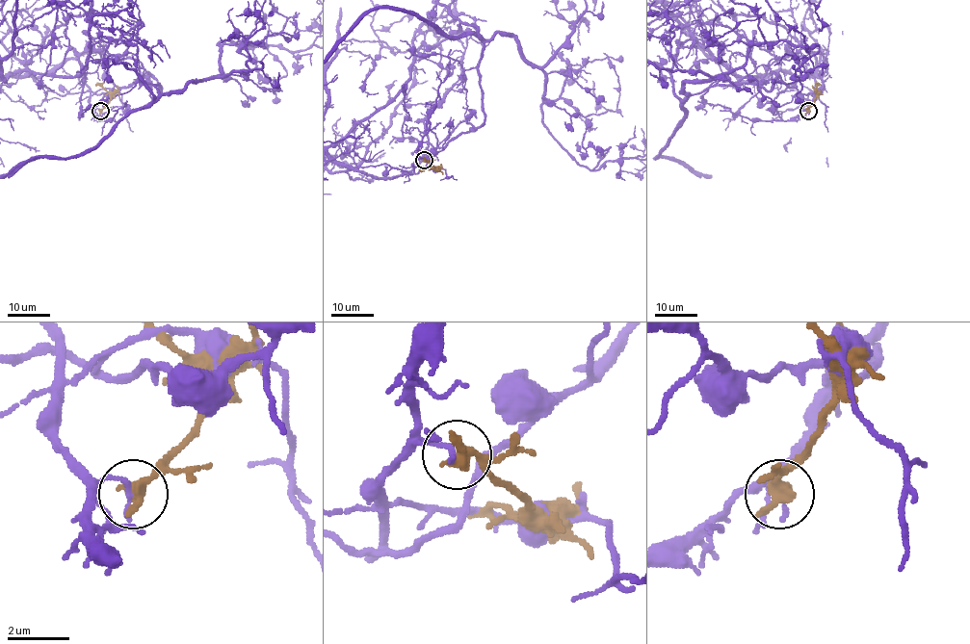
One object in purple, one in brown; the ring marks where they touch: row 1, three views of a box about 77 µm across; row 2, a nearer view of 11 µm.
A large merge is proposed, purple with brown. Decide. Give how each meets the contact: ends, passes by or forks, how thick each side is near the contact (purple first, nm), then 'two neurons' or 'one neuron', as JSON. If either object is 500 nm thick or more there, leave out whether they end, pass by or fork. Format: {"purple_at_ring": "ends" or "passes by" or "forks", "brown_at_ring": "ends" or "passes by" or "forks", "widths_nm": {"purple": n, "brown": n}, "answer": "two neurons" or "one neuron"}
{"widths_nm": {"purple": 180, "brown": 500}, "answer": "two neurons"}

